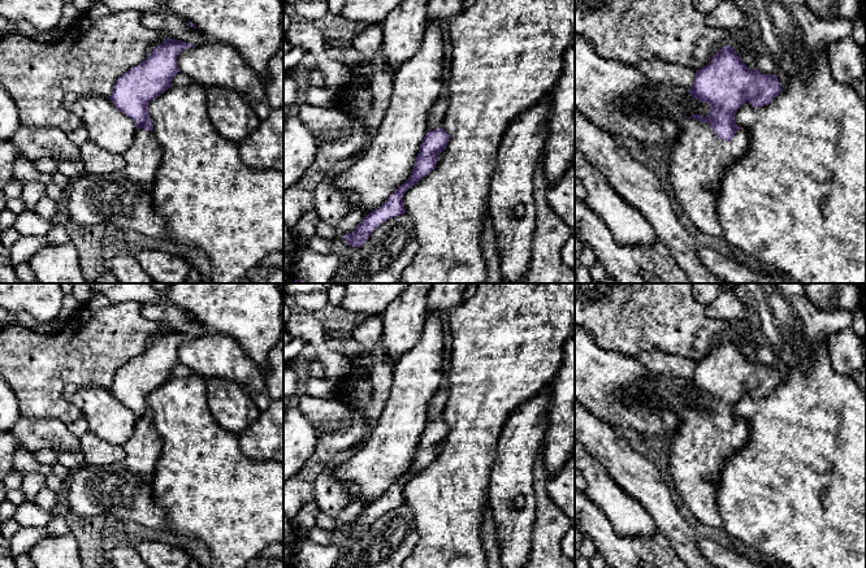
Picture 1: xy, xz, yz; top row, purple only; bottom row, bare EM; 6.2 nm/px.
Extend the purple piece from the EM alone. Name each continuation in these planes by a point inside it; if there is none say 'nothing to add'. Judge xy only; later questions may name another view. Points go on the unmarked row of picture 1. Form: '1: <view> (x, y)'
1: xy (124, 490)

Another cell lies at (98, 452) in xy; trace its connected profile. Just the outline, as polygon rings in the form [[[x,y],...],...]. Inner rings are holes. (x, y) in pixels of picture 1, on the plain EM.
[[[91,432],[81,437],[81,451],[85,455],[85,465],[88,467],[112,467],[125,459],[124,446],[111,445]]]

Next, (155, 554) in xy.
[[[142,541],[137,551],[150,568],[187,568],[191,558],[179,547],[160,541]]]

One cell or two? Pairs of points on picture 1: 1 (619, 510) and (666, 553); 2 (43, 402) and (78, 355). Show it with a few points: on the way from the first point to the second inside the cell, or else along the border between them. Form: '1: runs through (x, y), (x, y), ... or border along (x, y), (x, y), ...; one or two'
1: border along (658, 530), (652, 536), (618, 534); two
2: runs through (43, 390), (66, 367); one

